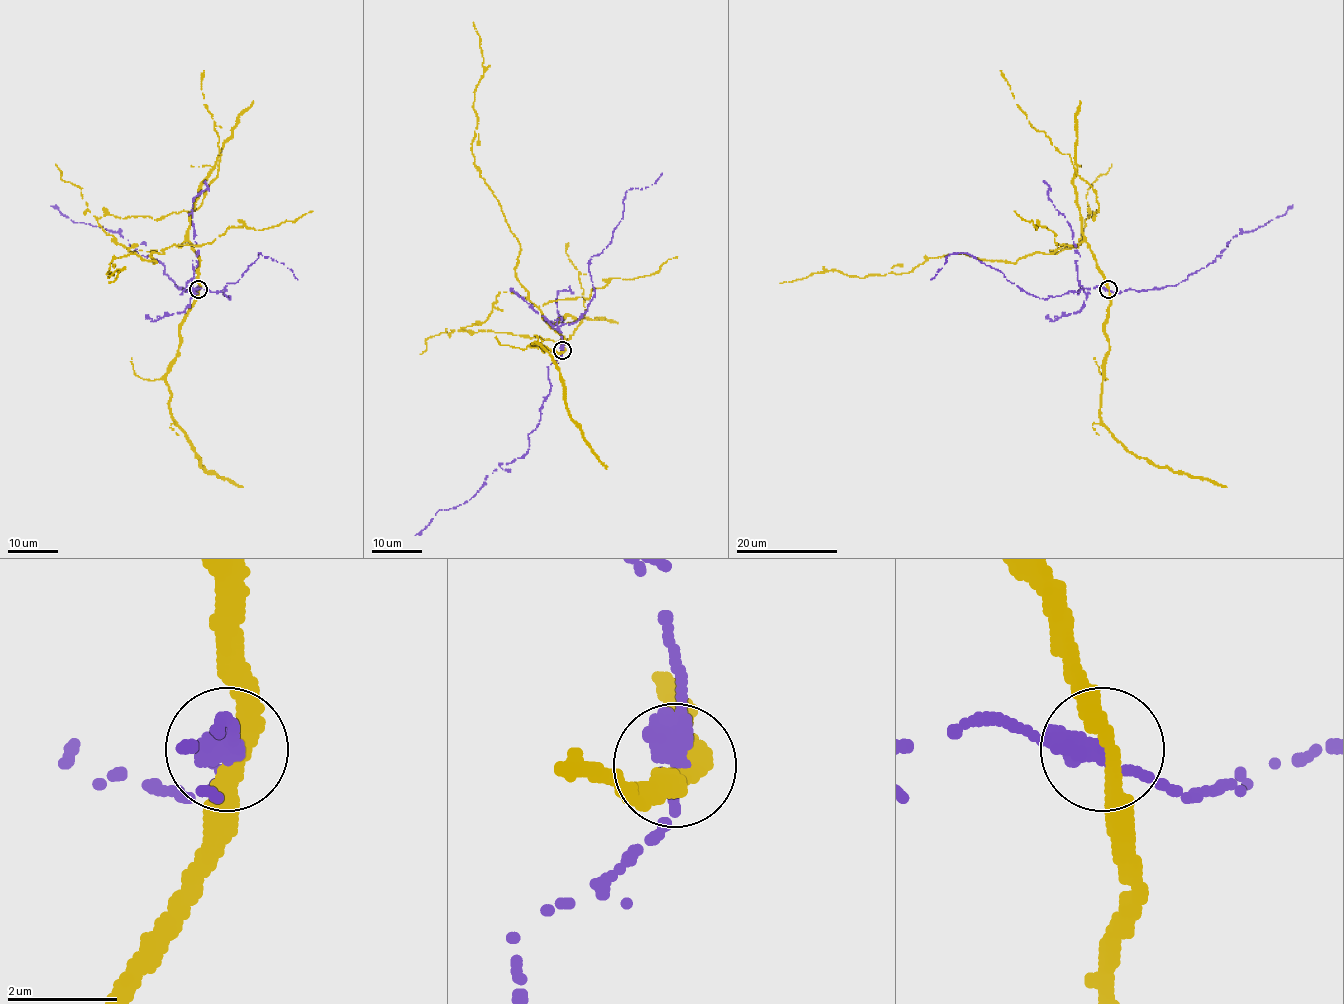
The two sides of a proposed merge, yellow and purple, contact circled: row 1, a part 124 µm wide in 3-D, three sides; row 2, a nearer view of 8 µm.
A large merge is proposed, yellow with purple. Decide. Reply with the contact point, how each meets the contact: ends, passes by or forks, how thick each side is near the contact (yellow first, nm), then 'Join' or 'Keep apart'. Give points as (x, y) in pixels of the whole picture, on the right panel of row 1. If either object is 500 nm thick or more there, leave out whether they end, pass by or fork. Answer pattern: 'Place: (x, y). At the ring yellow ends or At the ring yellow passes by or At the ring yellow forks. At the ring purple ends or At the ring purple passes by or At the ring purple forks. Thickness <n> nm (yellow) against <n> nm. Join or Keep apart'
Place: (1108, 289). At the ring yellow passes by. At the ring purple passes by. Thickness 340 nm (yellow) against 340 nm. Keep apart

